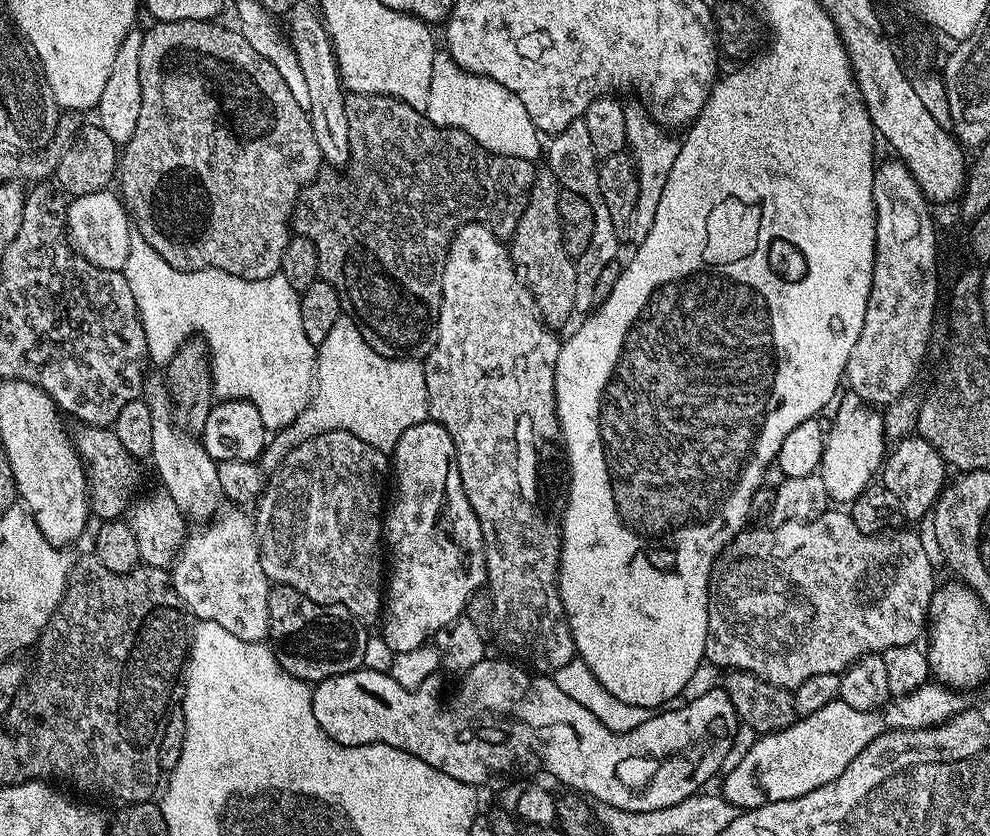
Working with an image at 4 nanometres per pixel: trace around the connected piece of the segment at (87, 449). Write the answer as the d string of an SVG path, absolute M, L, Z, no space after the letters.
M80 424L77 429L74 432L74 443L88 474L88 506L91 515L95 519L97 516L97 521L100 522L121 519L125 515L126 505L133 499L132 487L135 486L136 475L140 472L136 465L139 463L125 450L122 442L118 442L118 434L111 427Z

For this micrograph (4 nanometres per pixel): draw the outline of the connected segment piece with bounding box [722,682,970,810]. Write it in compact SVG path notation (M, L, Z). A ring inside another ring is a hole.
M929 682L910 694L895 697L894 702L883 709L884 720L879 711L859 712L838 698L831 700L822 706L822 710L800 716L790 726L757 738L754 746L750 746L750 754L723 773L722 795L737 810L802 798L802 794L838 778L838 774L842 774L842 770L846 770L846 766L850 766L850 762L854 762L854 758L858 758L858 754L862 754L862 750L886 729L932 728L935 724L946 723L959 712L965 712L970 700L964 696L967 695L963 691L946 684Z

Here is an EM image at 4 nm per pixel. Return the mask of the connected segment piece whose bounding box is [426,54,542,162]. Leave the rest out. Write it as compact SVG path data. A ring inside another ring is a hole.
M437 54L434 58L434 74L430 74L430 102L426 115L437 128L465 132L487 152L533 162L539 161L539 156L541 159L541 133L534 126L530 114L526 114L526 106L522 106L520 99L490 77L467 72L447 54Z

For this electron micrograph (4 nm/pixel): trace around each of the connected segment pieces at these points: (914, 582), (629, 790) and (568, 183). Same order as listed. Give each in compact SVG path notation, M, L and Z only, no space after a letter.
M829 510L818 518L806 522L786 522L773 528L752 528L740 532L720 551L720 557L714 562L712 573L708 579L708 633L706 634L706 650L704 659L719 670L733 672L749 672L779 688L794 690L806 678L814 678L814 674L837 674L848 668L855 660L869 654L882 654L894 646L916 644L925 635L929 623L928 607L932 605L932 594L938 587L937 573L934 571L922 550L922 542L916 530L896 532L885 530L879 534L869 534L854 526L851 515L844 510Z
M486 658L463 673L459 677L460 685L449 694L448 700L440 697L444 688L440 685L439 675L426 678L413 690L389 673L361 666L354 672L319 681L312 688L314 718L320 729L338 746L401 748L414 754L419 763L428 764L434 772L446 774L449 780L457 780L466 786L488 784L496 772L500 776L516 776L519 772L530 771L532 764L537 764L554 779L568 780L567 787L573 793L583 792L585 797L593 796L601 805L622 811L654 811L672 807L699 793L705 787L703 784L725 767L738 721L734 702L730 702L723 687L716 686L694 697L683 708L665 707L649 715L642 726L634 726L634 730L610 732L602 722L598 722L598 718L594 718L594 714L590 714L590 710L586 710L586 706L574 702L566 690L558 690L551 675L533 674L511 659L499 659Z
M583 118L570 122L566 130L555 133L552 140L546 144L547 171L554 174L561 189L582 194L586 202L590 202L590 210L594 210L594 234L590 234L590 242L586 250L582 250L576 261L576 312L587 313L594 304L594 286L598 286L598 277L602 274L605 265L617 259L616 251L620 248L621 237L614 230L614 222L610 222L610 210L606 210L606 202L602 202L602 194L598 190L598 157L586 131L586 122Z

